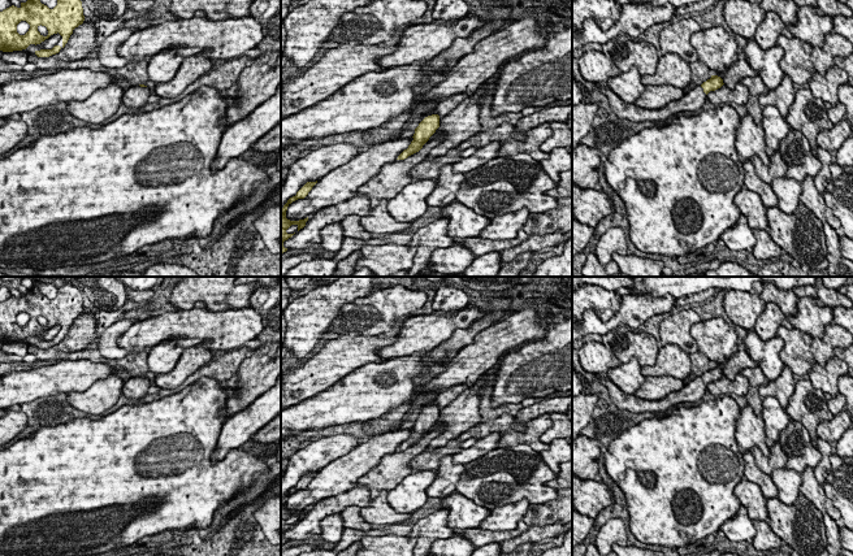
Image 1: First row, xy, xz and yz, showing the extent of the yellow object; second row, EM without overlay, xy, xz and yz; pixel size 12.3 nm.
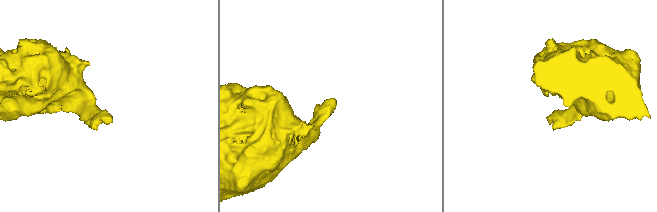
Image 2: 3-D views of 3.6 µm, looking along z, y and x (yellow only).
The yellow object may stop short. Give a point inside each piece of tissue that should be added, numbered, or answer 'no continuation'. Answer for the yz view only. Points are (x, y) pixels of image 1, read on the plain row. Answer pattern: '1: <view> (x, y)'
1: yz (695, 390)

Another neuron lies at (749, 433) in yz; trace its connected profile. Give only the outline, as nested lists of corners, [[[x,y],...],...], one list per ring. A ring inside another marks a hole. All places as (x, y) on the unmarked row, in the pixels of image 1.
[[[749,404],[740,411],[740,417],[736,421],[735,439],[741,452],[753,452],[758,447],[765,456],[770,456],[763,418],[758,417]]]

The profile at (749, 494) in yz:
[[[744,477],[735,487],[733,494],[739,498],[740,504],[746,508],[752,521],[759,520],[770,522],[766,499],[757,483],[753,483]]]

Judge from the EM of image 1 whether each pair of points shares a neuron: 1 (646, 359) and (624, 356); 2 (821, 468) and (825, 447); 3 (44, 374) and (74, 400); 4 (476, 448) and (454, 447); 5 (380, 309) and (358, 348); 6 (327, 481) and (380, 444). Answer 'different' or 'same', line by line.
1: same
2: same
3: different
4: different
5: different
6: same

